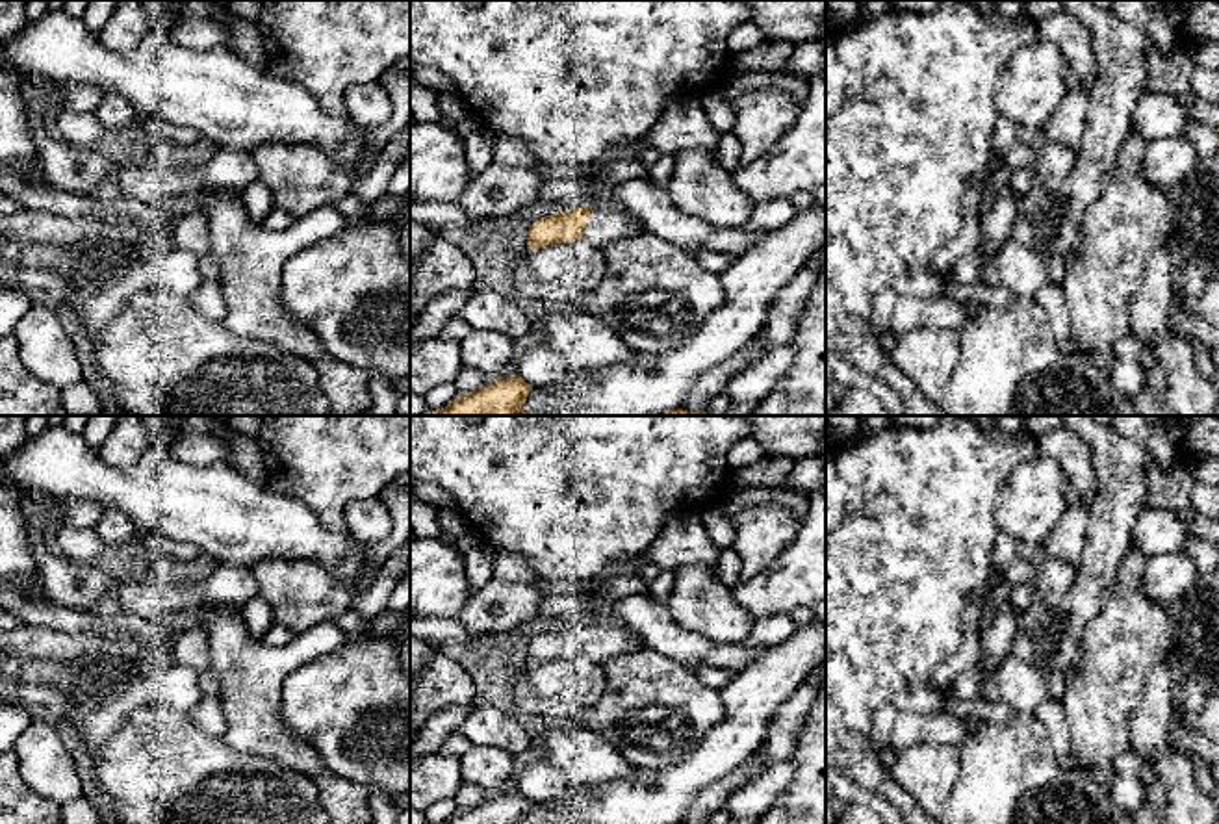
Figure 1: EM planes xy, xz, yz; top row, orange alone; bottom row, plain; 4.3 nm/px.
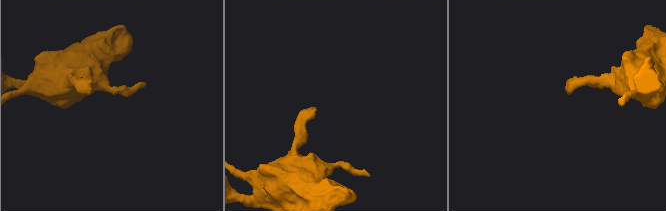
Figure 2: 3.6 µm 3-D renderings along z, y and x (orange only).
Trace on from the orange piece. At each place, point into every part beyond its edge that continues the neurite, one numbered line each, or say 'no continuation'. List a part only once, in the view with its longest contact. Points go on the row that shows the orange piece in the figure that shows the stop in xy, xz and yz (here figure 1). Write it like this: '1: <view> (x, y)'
1: xz (605, 225)

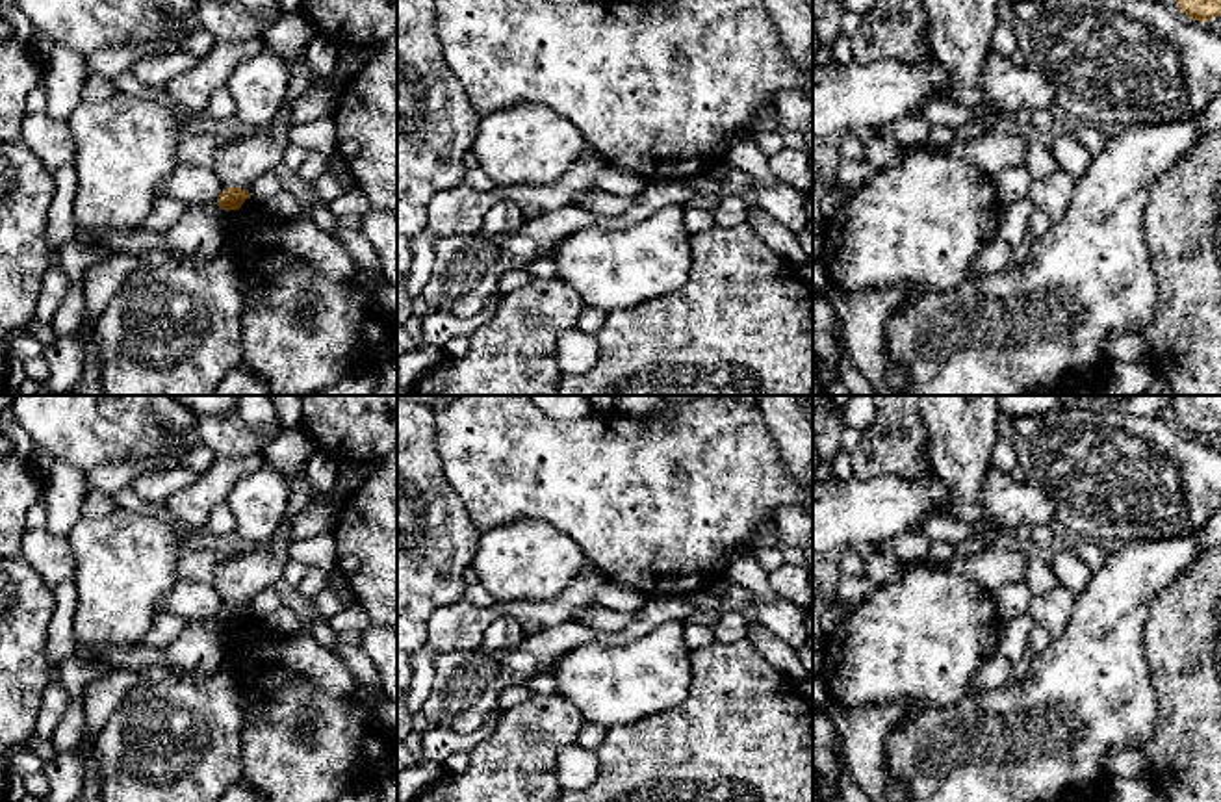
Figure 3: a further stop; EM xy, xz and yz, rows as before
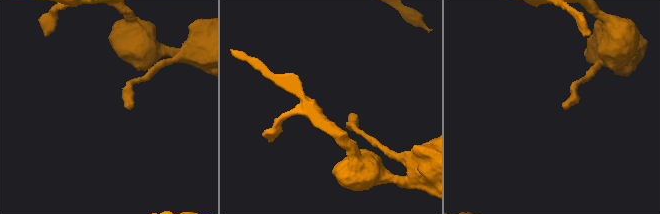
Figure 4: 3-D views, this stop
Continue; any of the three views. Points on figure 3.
no continuation

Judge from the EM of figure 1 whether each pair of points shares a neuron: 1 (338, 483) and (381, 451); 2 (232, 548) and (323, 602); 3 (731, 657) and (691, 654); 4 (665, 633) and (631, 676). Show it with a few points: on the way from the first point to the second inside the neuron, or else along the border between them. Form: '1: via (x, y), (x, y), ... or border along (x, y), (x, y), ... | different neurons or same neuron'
1: via (349, 472), (370, 451) | same neuron
2: border along (299, 559), (260, 559), (251, 566) | different neurons
3: via (722, 657), (700, 654) | same neuron
4: border along (646, 646), (691, 669) | different neurons

